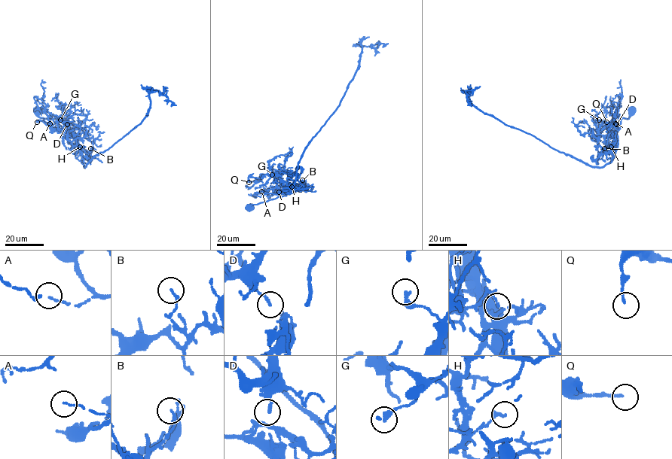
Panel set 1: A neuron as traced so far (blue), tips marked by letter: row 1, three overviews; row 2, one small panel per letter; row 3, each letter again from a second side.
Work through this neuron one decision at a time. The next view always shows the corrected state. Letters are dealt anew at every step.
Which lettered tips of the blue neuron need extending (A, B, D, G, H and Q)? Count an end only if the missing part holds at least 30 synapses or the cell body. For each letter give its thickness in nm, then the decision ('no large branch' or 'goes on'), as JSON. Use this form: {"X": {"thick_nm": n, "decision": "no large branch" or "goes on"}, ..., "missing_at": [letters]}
{"A": {"thick_nm": 100, "decision": "no large branch"}, "B": {"thick_nm": 130, "decision": "no large branch"}, "D": {"thick_nm": 90, "decision": "no large branch"}, "G": {"thick_nm": 300, "decision": "no large branch"}, "H": {"thick_nm": 90, "decision": "no large branch"}, "Q": {"thick_nm": 120, "decision": "no large branch"}, "missing_at": []}

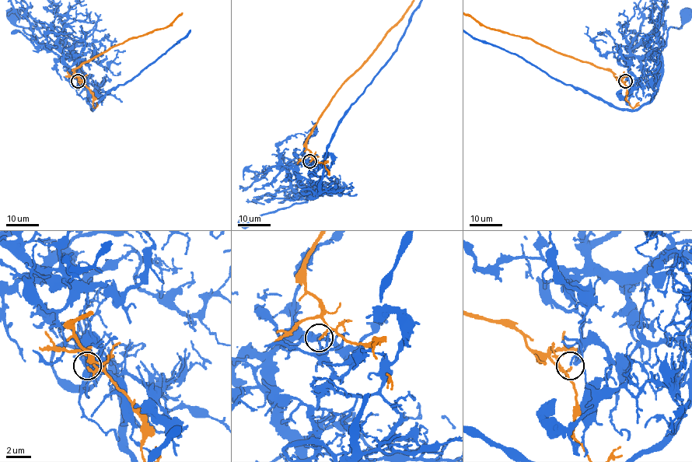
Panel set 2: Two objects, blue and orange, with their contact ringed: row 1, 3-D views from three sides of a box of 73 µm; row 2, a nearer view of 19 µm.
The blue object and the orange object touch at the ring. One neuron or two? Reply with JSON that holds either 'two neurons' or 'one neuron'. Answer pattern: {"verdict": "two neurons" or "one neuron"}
{"verdict": "two neurons"}

